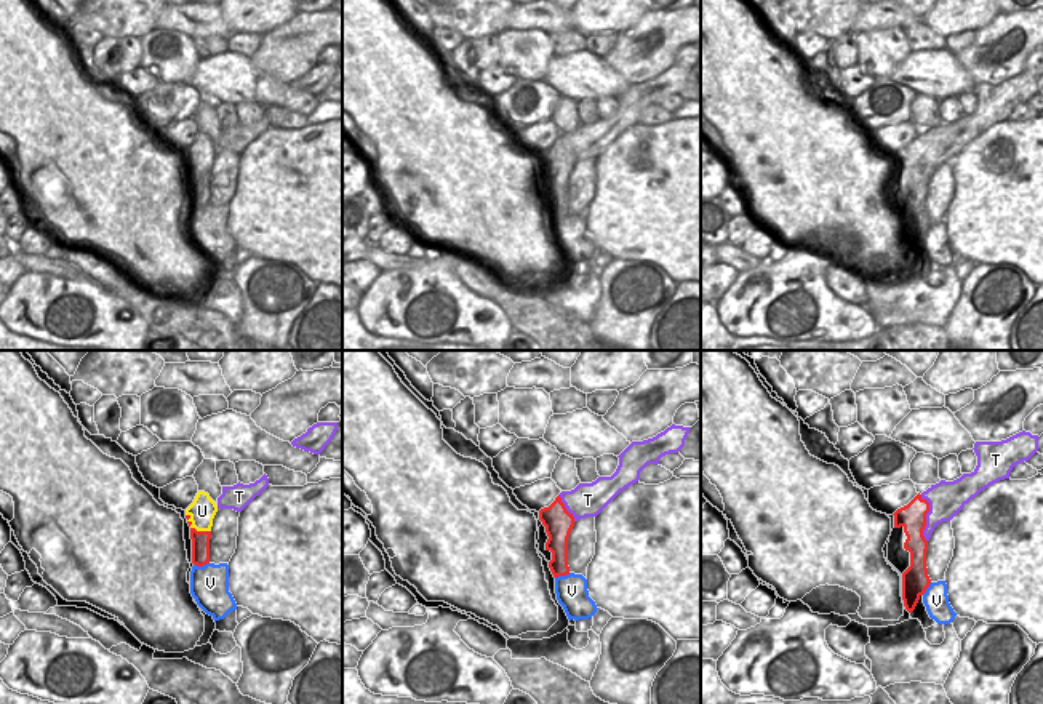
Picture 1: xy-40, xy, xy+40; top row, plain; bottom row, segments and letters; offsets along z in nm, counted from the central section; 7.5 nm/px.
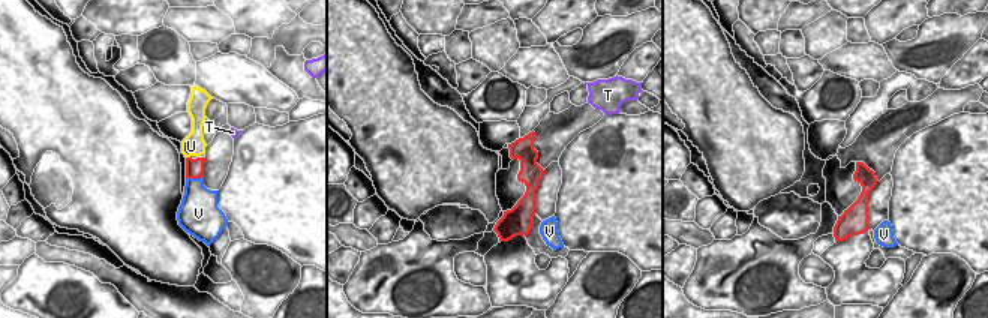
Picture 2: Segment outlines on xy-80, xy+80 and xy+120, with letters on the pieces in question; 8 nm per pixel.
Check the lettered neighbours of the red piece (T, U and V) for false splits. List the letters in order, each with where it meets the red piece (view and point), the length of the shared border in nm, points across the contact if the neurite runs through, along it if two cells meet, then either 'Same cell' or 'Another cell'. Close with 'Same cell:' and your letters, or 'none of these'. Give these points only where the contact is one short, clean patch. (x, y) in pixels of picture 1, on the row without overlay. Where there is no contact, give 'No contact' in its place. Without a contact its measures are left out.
T: Touches red at xy+40 (925, 160). Shared border 360 nm. Boundary: xy+40 (920, 136), (928, 144), (923, 172), (927, 183). Another cell
U: Touches red at xy-40 (194, 170). Shared border 240 nm. Path across: xy-40 (200, 181), (194, 170), (200, 164), (202, 152). Same cell
V: Touches red at xy-40 (200, 207). Shared border 120 nm. Another cell
Same cell: U.

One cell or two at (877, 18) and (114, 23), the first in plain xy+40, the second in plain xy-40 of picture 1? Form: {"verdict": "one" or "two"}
{"verdict": "two"}

